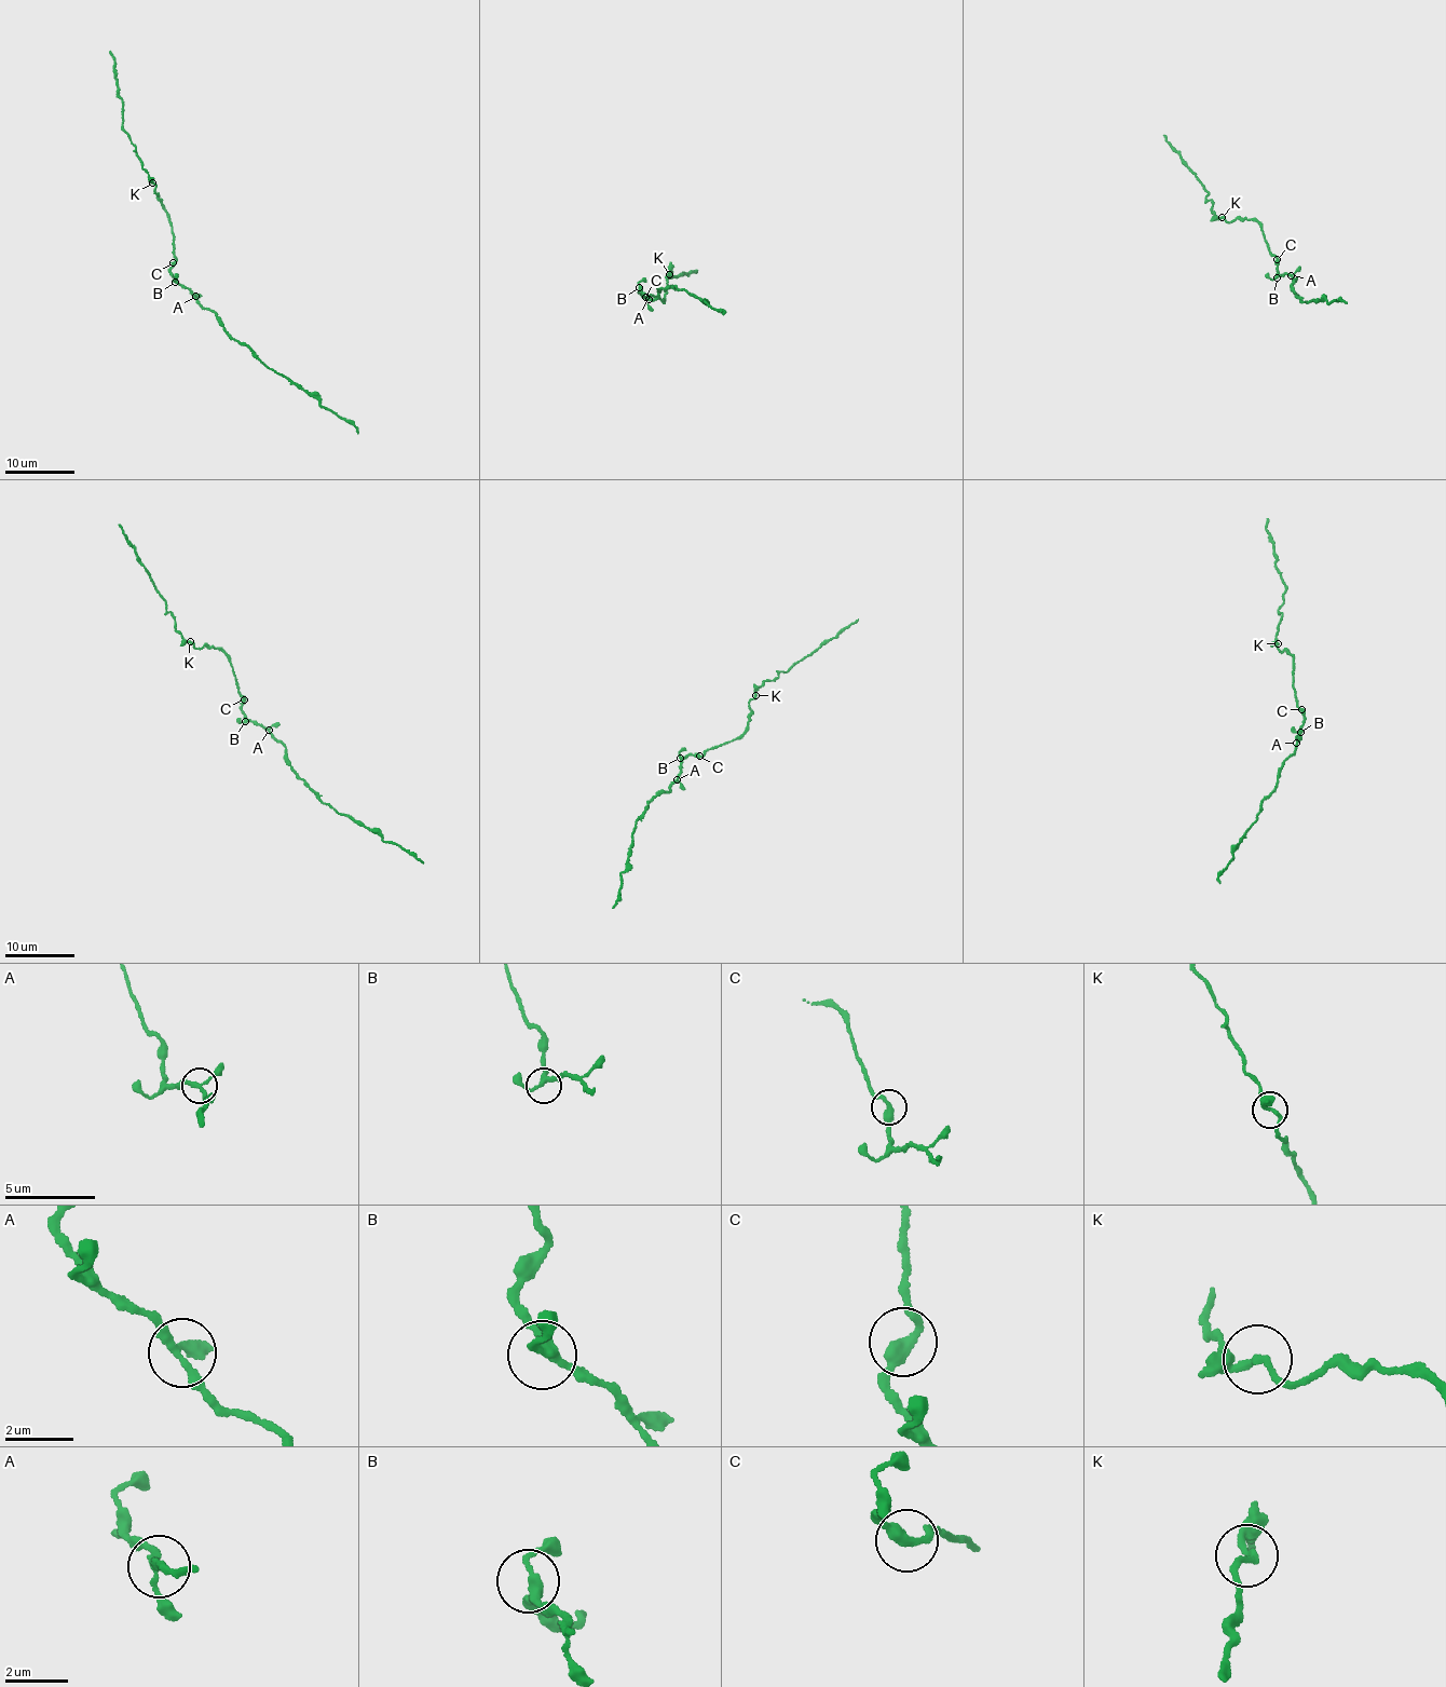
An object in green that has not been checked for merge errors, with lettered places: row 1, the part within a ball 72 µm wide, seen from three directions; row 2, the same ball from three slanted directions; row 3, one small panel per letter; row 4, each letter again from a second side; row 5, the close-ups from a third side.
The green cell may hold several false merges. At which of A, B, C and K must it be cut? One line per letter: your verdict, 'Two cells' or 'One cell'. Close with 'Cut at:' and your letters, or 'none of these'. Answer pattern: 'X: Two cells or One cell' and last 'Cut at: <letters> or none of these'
A: One cell
B: One cell
C: One cell
K: One cell
Cut at: none of these

